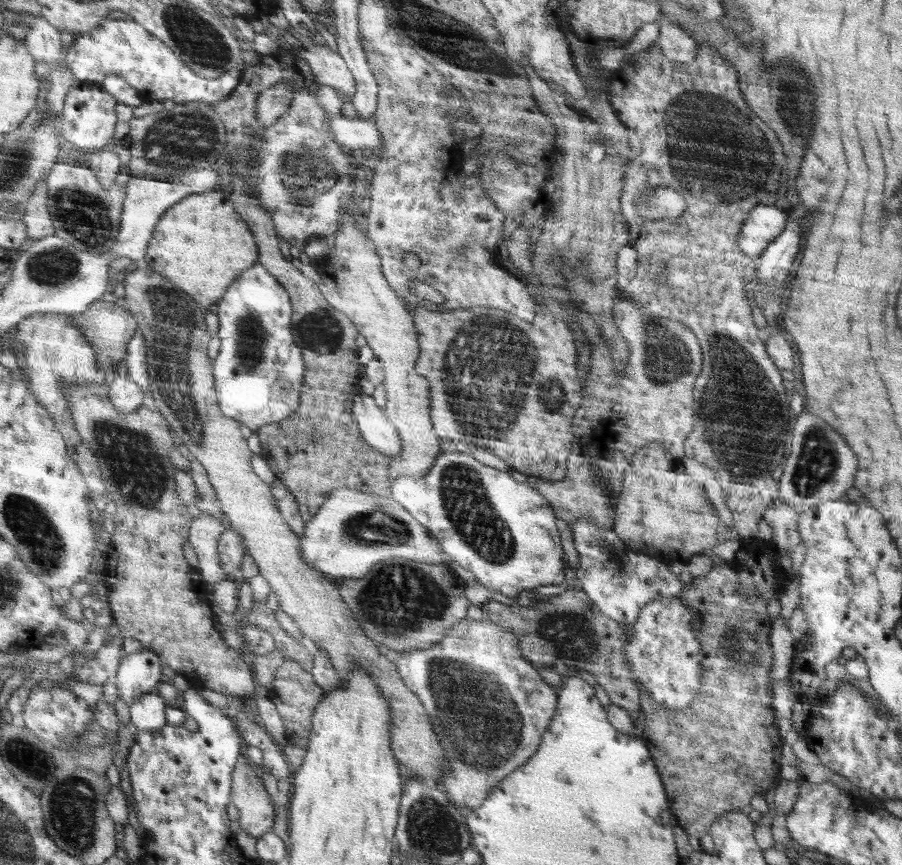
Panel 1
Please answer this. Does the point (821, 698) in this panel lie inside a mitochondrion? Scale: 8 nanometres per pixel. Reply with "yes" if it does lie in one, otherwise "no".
no

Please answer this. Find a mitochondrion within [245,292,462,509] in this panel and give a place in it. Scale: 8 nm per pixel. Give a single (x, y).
(322, 332)

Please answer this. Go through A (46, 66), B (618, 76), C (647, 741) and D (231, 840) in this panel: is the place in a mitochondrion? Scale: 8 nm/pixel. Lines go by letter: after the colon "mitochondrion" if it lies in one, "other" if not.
A: other
B: other
C: other
D: other

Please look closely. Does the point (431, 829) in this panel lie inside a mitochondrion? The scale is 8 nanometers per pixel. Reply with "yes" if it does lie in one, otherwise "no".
yes

